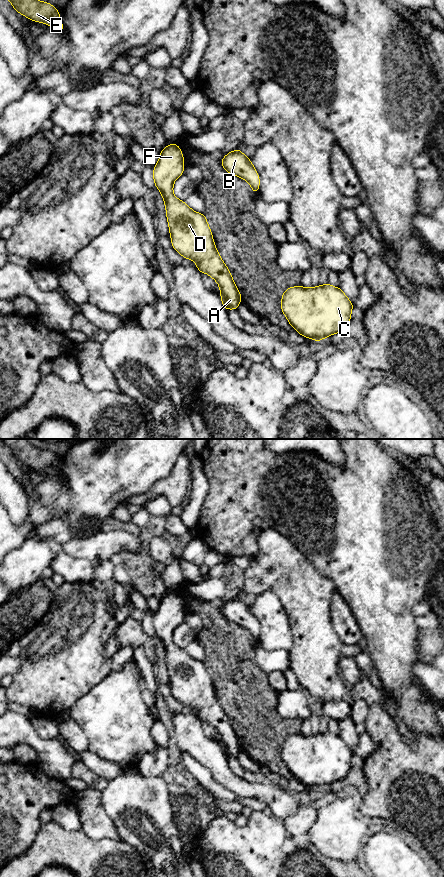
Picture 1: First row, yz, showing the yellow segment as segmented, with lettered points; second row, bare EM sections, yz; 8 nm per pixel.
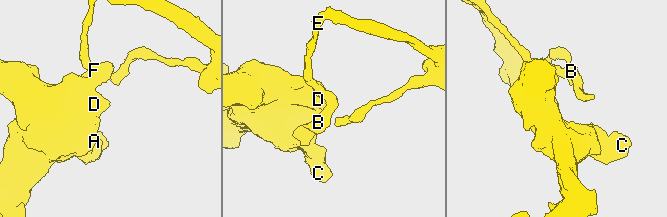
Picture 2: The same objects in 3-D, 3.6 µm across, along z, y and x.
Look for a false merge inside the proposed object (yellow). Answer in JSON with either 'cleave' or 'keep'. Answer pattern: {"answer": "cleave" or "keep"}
{"answer": "cleave"}

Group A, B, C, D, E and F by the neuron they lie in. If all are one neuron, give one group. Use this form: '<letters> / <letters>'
A B C D F / E

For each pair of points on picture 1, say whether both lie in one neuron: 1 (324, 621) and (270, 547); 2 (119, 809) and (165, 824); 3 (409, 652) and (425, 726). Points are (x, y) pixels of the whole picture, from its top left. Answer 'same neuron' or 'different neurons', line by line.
1: same neuron
2: same neuron
3: same neuron

